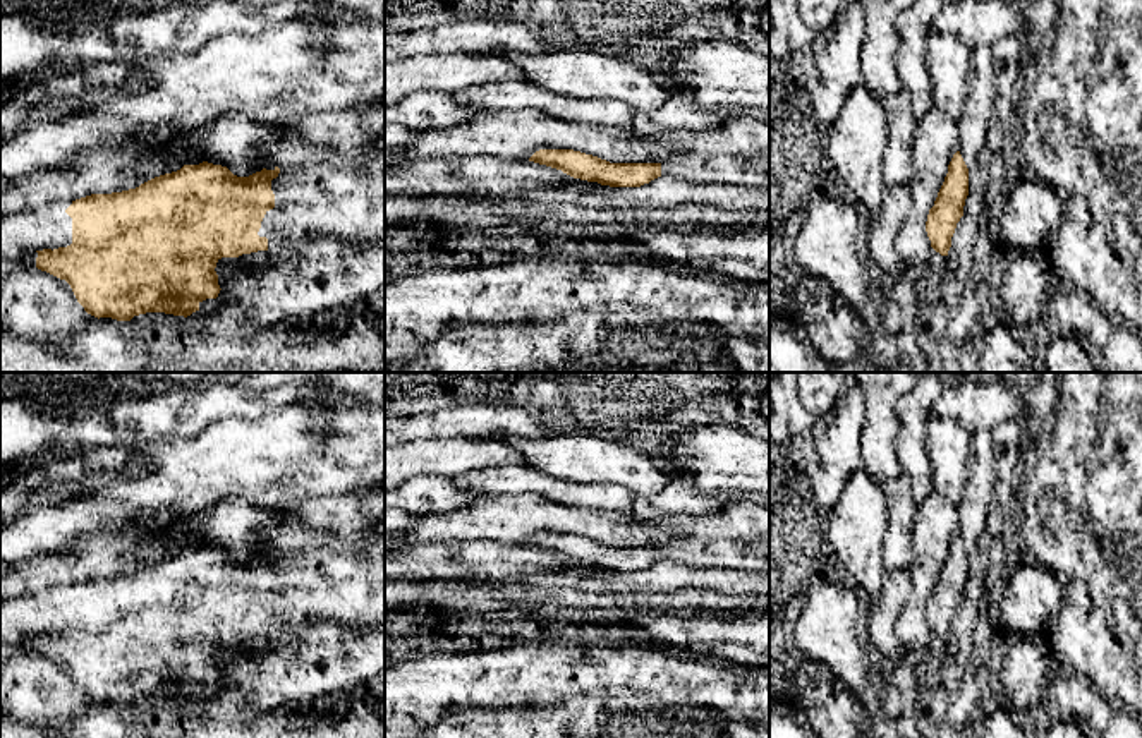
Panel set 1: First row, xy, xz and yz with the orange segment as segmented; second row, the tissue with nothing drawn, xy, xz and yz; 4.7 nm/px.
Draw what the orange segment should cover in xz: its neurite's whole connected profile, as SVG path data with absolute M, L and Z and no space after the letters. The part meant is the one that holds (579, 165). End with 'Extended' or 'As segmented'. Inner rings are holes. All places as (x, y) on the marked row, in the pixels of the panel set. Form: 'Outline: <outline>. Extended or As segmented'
Outline: M539 149L529 161L610 187L641 187L658 177L675 177L701 185L769 187L769 153L759 156L680 154L661 163L610 163L574 149Z. Extended

